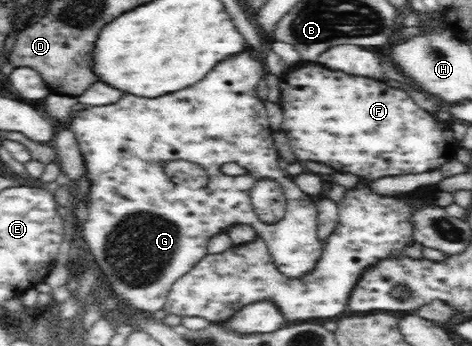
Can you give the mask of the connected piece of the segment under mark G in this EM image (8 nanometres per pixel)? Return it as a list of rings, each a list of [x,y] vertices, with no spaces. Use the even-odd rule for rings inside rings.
[[[243,52],[239,56],[231,56],[231,60],[223,60],[223,64],[219,64],[219,68],[214,68],[213,72],[205,75],[198,83],[193,84],[191,88],[183,88],[177,92],[170,92],[157,98],[131,96],[131,94],[123,94],[121,100],[117,100],[115,104],[106,104],[105,106],[92,106],[88,109],[83,109],[81,112],[76,112],[70,122],[69,128],[75,133],[77,142],[79,143],[83,157],[85,158],[86,175],[90,179],[90,203],[88,204],[88,214],[84,224],[81,226],[83,231],[84,240],[86,241],[89,254],[92,254],[96,265],[101,269],[101,276],[105,278],[110,284],[111,293],[115,294],[117,298],[120,298],[123,302],[126,302],[129,306],[143,310],[147,313],[155,312],[164,308],[164,304],[167,302],[167,297],[171,287],[181,277],[184,277],[190,270],[197,266],[204,256],[209,254],[208,240],[215,235],[228,234],[231,227],[237,225],[247,225],[256,230],[259,237],[263,239],[263,242],[268,246],[271,253],[273,262],[278,266],[278,269],[285,275],[291,278],[299,278],[305,276],[307,273],[314,269],[314,266],[319,262],[321,258],[324,241],[322,241],[317,234],[318,231],[318,210],[312,197],[301,191],[297,185],[295,185],[292,176],[290,176],[285,170],[279,167],[279,154],[276,143],[274,142],[274,131],[271,128],[269,122],[269,115],[265,108],[265,103],[259,96],[257,96],[257,82],[265,78],[267,70],[264,67],[263,61],[255,59],[253,56],[249,56],[249,52]],[[173,160],[185,160],[190,161],[199,166],[203,166],[208,171],[210,181],[207,182],[206,187],[202,189],[190,190],[182,185],[176,185],[173,181],[167,178],[167,175],[160,170],[161,164],[167,163]],[[237,163],[242,168],[247,170],[243,175],[225,175],[219,171],[221,164]],[[261,179],[271,179],[278,182],[283,186],[283,192],[285,192],[286,198],[286,213],[281,220],[275,220],[273,223],[267,223],[261,218],[256,216],[256,212],[252,207],[250,190],[255,186],[257,181]]]

